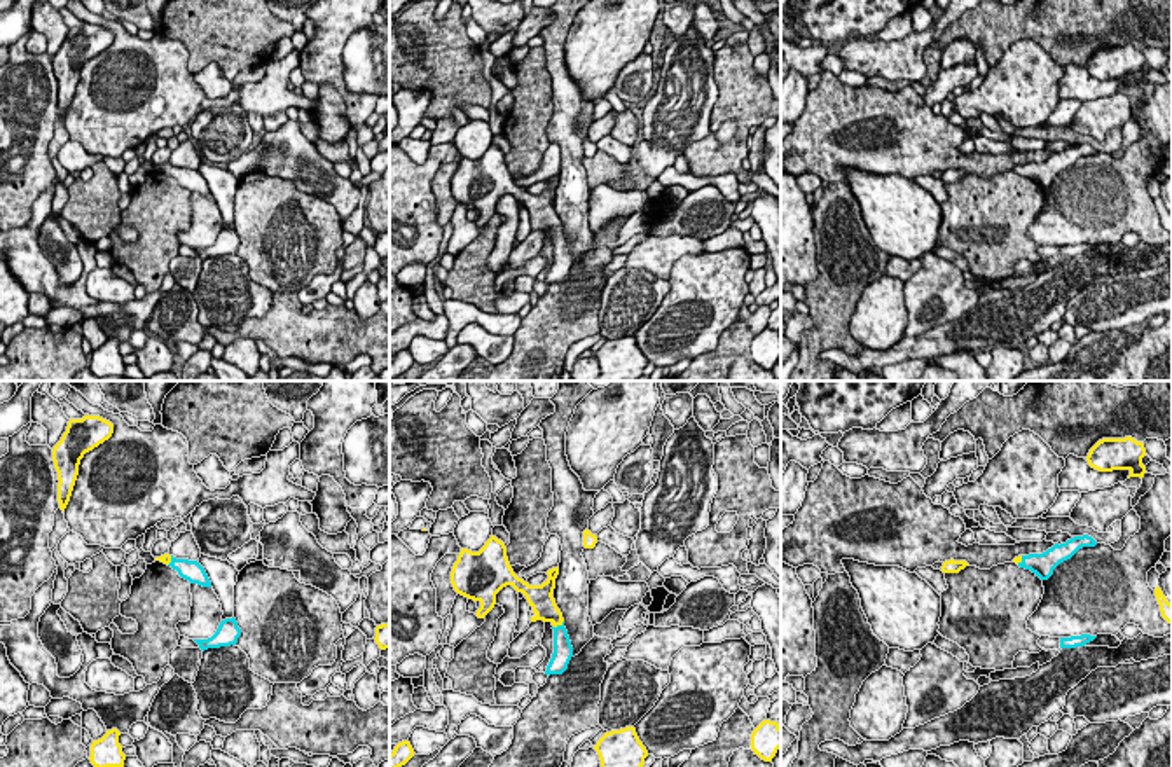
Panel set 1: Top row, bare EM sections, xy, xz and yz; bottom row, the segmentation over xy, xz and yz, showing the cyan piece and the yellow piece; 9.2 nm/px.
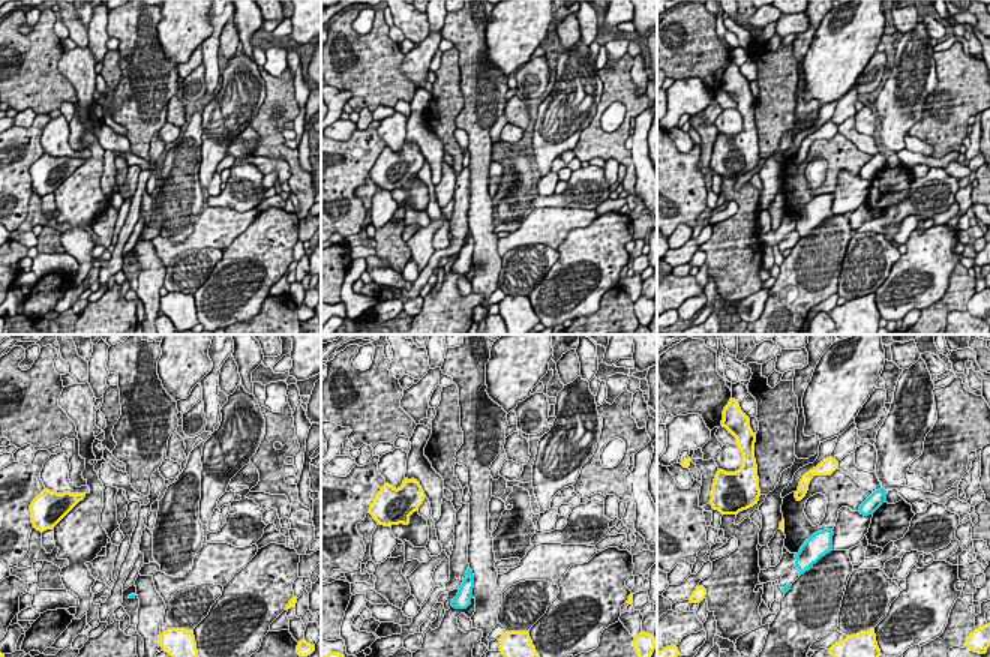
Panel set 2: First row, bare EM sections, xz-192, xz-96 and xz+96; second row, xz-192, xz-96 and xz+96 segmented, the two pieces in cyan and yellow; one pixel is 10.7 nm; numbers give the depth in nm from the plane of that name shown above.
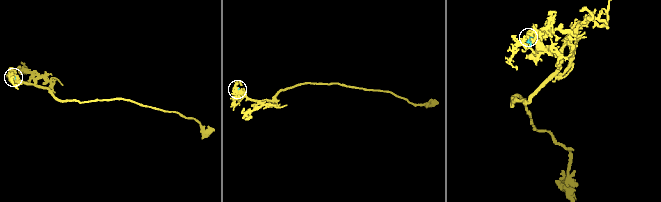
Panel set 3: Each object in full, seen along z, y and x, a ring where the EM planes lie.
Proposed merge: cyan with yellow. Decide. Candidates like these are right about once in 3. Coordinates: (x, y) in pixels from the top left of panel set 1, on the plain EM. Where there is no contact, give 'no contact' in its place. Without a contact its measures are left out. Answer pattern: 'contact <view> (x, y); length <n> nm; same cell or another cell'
contact xz (558, 234); length 120 nm; same cell

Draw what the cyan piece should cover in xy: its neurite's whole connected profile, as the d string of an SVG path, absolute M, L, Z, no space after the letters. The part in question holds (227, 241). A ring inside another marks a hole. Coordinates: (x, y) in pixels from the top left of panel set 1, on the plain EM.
M225 227L220 231L217 241L208 248L194 248L199 257L204 260L208 257L220 257L220 255L231 255L238 252L238 246L241 245L241 238L238 236L236 227Z

